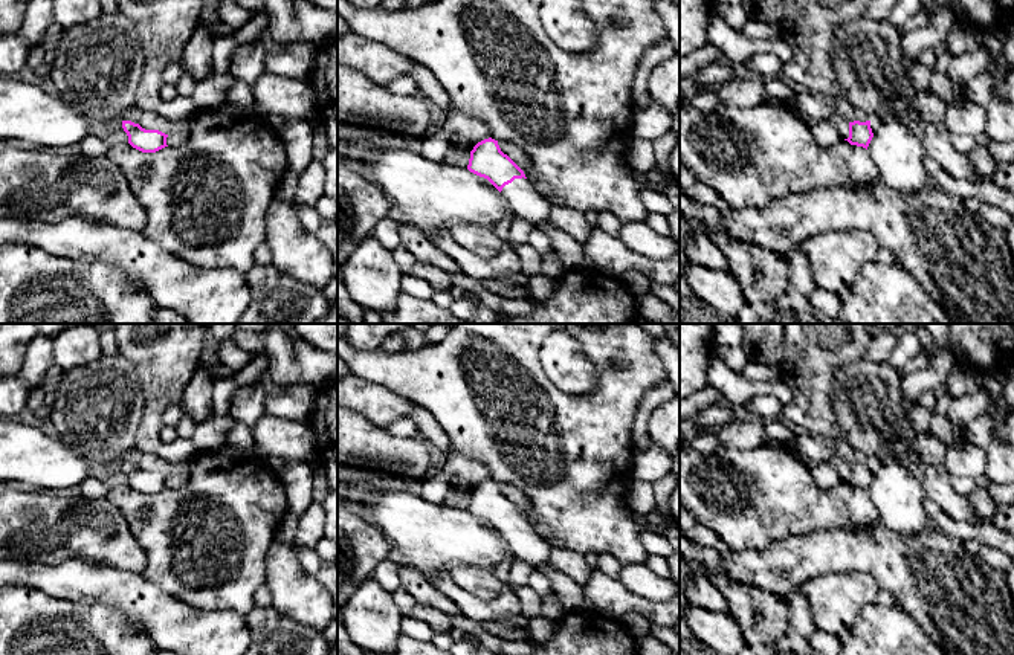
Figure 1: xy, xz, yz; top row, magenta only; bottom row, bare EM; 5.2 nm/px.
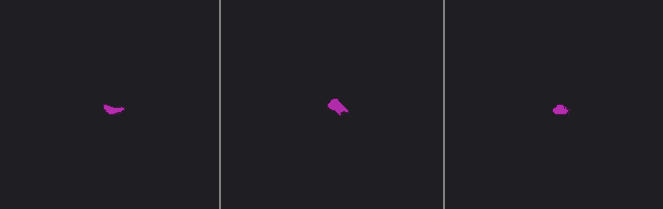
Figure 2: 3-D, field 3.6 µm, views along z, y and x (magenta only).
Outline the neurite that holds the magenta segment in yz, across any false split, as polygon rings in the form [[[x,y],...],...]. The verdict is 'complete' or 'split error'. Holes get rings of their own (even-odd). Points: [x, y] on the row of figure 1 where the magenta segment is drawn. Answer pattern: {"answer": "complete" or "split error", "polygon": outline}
{"answer": "split error", "polygon": [[[843,119],[837,125],[840,127],[840,133],[844,140],[848,140],[851,145],[863,147],[867,150],[867,147],[874,137],[874,133],[870,128],[870,121],[848,122],[846,119]]]}

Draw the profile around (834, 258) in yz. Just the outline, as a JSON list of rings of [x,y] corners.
[[[831,231],[803,241],[800,249],[808,260],[819,289],[846,295],[858,269],[874,263],[878,241],[864,231]]]

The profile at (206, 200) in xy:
[[[223,111],[195,116],[189,137],[177,147],[142,153],[130,144],[113,147],[107,156],[124,173],[133,194],[147,211],[142,234],[160,249],[183,261],[206,269],[231,267],[243,275],[254,266],[254,252],[266,241],[266,214],[287,171],[287,148],[281,136],[264,119],[232,118]]]

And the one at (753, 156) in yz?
[[[680,99],[680,165],[690,169],[699,185],[719,192],[733,211],[764,209],[774,200],[814,188],[858,188],[880,179],[866,148],[844,139],[822,148],[791,105],[777,102],[753,108],[719,104],[715,111],[701,115]]]

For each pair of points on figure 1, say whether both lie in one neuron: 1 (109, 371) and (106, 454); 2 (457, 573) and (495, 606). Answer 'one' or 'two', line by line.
1: one
2: two

